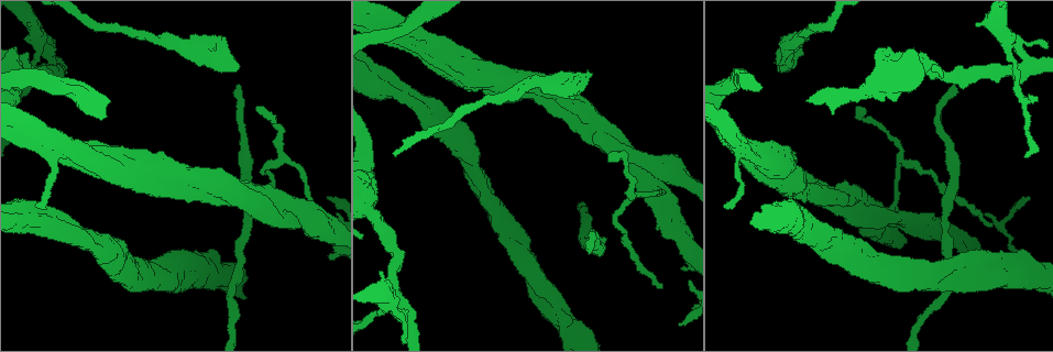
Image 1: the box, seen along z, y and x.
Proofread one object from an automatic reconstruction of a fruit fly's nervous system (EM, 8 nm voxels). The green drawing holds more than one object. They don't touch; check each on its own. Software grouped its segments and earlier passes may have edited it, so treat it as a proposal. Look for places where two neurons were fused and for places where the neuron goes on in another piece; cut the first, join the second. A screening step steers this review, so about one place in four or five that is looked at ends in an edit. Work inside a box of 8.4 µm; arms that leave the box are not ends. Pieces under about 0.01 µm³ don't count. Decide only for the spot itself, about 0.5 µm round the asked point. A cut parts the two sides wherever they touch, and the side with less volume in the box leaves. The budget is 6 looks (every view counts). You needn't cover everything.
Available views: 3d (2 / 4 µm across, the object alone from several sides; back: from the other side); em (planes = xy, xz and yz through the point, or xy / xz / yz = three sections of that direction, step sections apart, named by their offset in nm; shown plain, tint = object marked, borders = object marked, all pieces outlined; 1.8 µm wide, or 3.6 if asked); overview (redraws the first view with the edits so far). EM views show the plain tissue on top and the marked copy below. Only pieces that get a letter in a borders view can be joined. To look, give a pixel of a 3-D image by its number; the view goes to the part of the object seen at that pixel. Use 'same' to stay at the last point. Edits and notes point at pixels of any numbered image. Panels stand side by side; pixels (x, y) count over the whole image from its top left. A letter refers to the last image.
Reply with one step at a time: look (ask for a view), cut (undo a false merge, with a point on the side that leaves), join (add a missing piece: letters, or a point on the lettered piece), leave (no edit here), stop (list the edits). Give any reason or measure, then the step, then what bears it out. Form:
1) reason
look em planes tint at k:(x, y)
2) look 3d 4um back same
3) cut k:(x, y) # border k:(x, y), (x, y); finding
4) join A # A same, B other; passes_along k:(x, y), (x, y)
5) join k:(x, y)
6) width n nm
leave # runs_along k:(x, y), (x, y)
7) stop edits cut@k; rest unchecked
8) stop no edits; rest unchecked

three arms meet
look 3d 2um at 1:(862, 210)

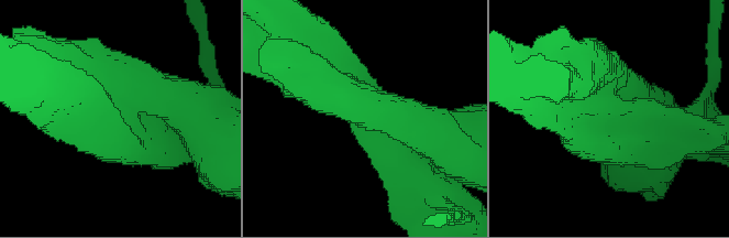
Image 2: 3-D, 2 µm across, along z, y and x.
arms 3; arm_widths 420, 440, 480 nm; need the tissue
look em xz step 8 borders at 2:(612, 108)

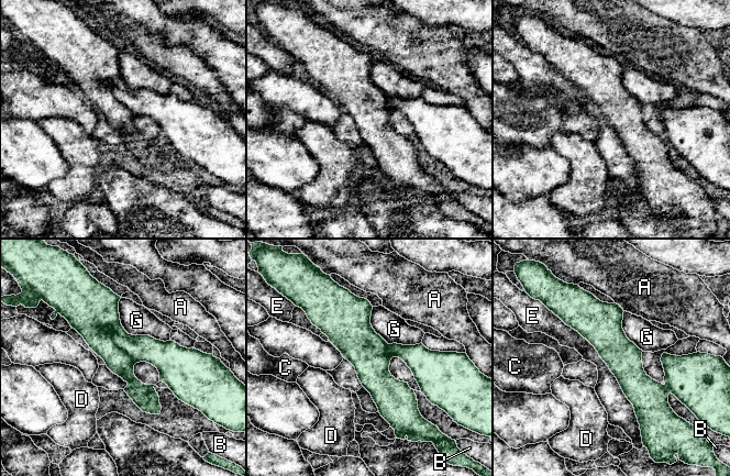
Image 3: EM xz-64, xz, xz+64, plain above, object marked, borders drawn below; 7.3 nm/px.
look em planes borders same

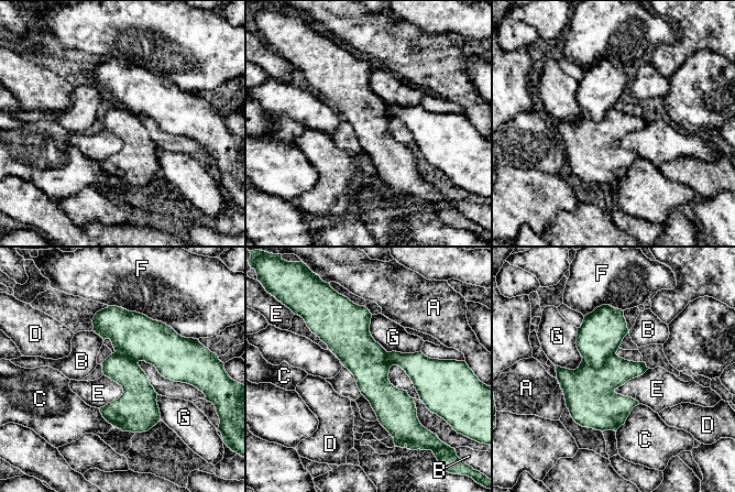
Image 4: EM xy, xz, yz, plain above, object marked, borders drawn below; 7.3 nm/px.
width 240 nm
cut 4:(601, 334) # A other, B other, C other, D other, E other, F other, G other; border 4:(615, 353), (600, 367), (583, 358); two neurons meet here

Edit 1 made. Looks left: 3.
look overview

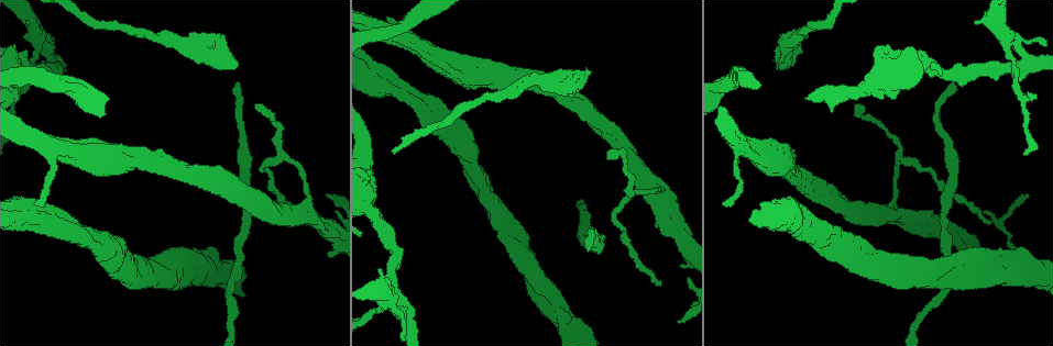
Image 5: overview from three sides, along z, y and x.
abrupt turn
look em planes borders at 5:(268, 112)

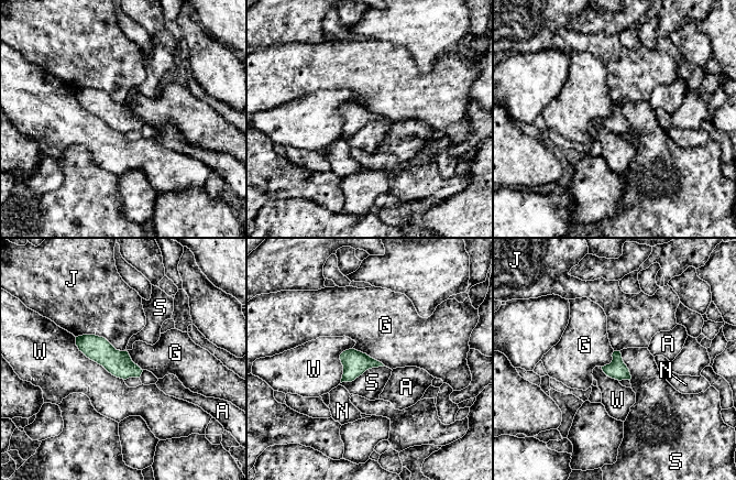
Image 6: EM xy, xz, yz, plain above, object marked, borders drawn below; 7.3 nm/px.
leave # A other, G other, J other, N other, S other, W other; border 6:(352, 348), (365, 352), (385, 366); one neuron here

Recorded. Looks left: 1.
stop edits cut@4; rest unchecked

